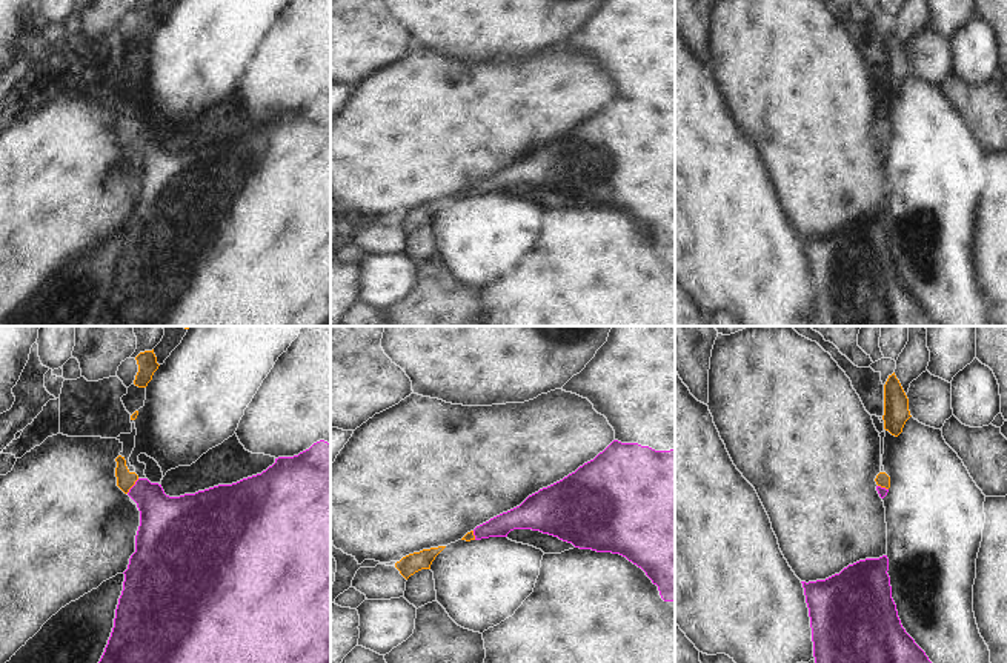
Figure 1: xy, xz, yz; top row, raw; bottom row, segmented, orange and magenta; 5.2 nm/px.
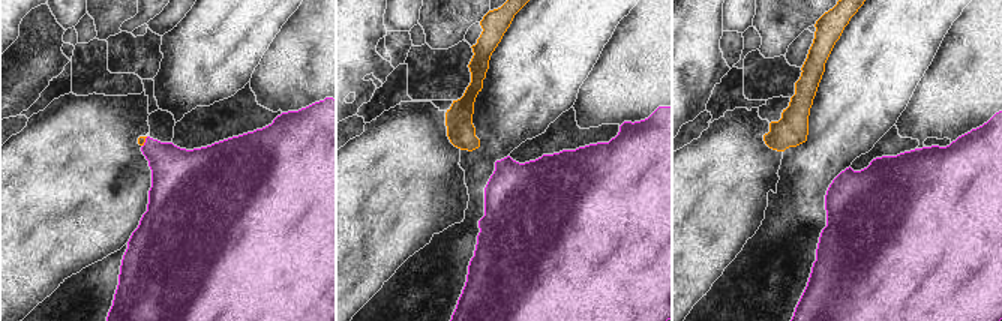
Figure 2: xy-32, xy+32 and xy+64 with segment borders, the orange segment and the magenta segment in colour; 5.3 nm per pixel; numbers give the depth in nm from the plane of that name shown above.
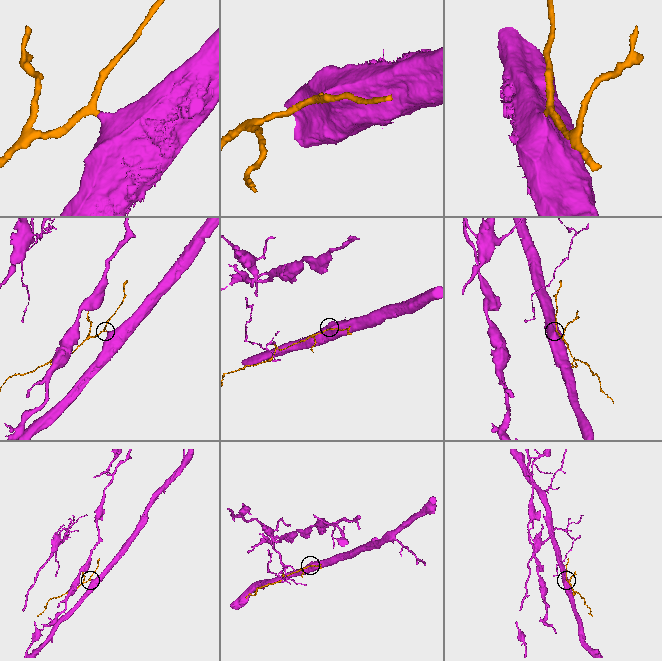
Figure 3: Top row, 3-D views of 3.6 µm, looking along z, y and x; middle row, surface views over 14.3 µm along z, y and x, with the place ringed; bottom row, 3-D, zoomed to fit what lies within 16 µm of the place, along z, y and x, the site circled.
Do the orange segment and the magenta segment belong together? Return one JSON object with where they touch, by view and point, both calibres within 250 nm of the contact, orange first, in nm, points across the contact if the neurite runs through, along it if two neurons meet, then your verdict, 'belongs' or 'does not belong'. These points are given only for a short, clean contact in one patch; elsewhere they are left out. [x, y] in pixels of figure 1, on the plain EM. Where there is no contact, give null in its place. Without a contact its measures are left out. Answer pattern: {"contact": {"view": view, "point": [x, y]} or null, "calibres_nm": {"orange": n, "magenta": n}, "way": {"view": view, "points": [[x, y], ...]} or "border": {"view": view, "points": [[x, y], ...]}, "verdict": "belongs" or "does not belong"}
{"contact": {"view": "xy", "point": [132, 140]}, "calibres_nm": {"orange": 100, "magenta": 260}, "way": {"view": "xy", "points": [[125, 136], [132, 140], [165, 176]]}, "verdict": "belongs"}

